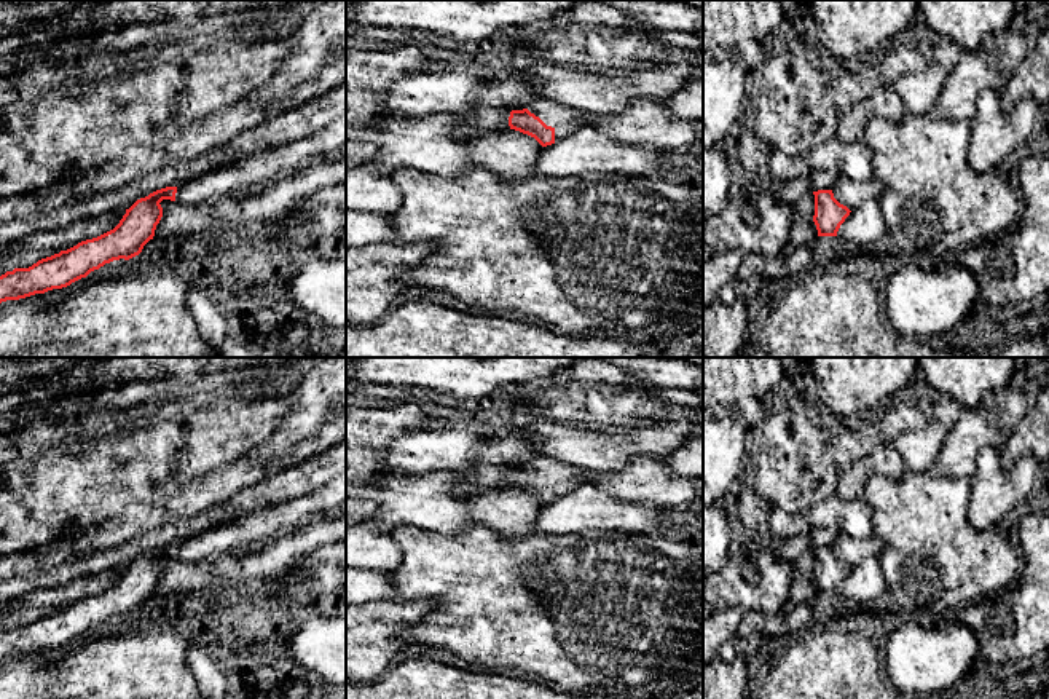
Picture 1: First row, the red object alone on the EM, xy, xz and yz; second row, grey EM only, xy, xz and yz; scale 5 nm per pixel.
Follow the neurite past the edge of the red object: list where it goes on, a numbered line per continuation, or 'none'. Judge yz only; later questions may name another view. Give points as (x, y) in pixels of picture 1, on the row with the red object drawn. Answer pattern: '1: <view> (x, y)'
none

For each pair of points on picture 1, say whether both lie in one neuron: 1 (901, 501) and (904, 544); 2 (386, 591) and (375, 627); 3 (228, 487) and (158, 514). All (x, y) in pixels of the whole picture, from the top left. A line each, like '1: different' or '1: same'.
1: same
2: different
3: same

